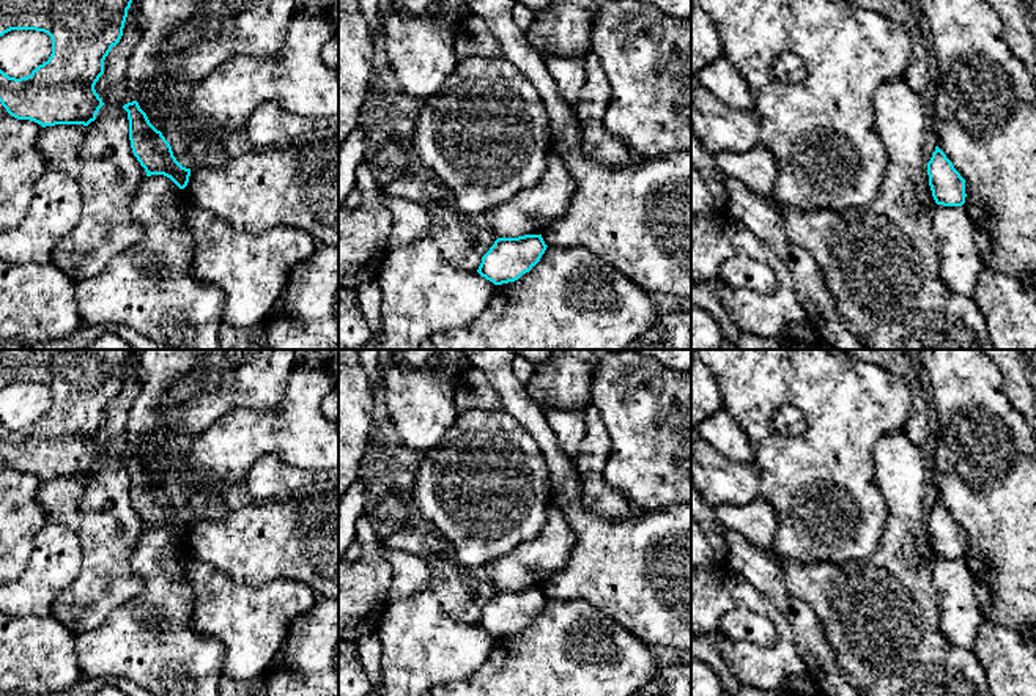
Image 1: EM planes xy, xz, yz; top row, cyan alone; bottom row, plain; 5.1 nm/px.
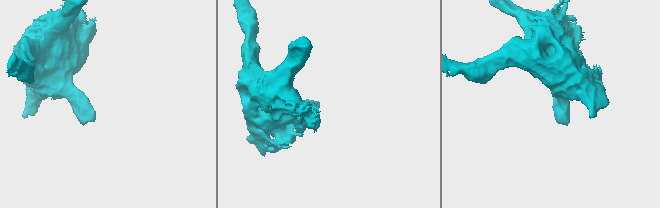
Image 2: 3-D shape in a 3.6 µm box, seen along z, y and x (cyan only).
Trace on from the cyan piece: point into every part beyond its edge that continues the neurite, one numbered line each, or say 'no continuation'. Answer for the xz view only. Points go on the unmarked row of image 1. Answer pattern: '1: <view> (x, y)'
no continuation

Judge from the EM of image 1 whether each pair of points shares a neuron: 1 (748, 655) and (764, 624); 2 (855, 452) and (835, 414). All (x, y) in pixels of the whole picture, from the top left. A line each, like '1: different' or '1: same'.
1: different
2: same

